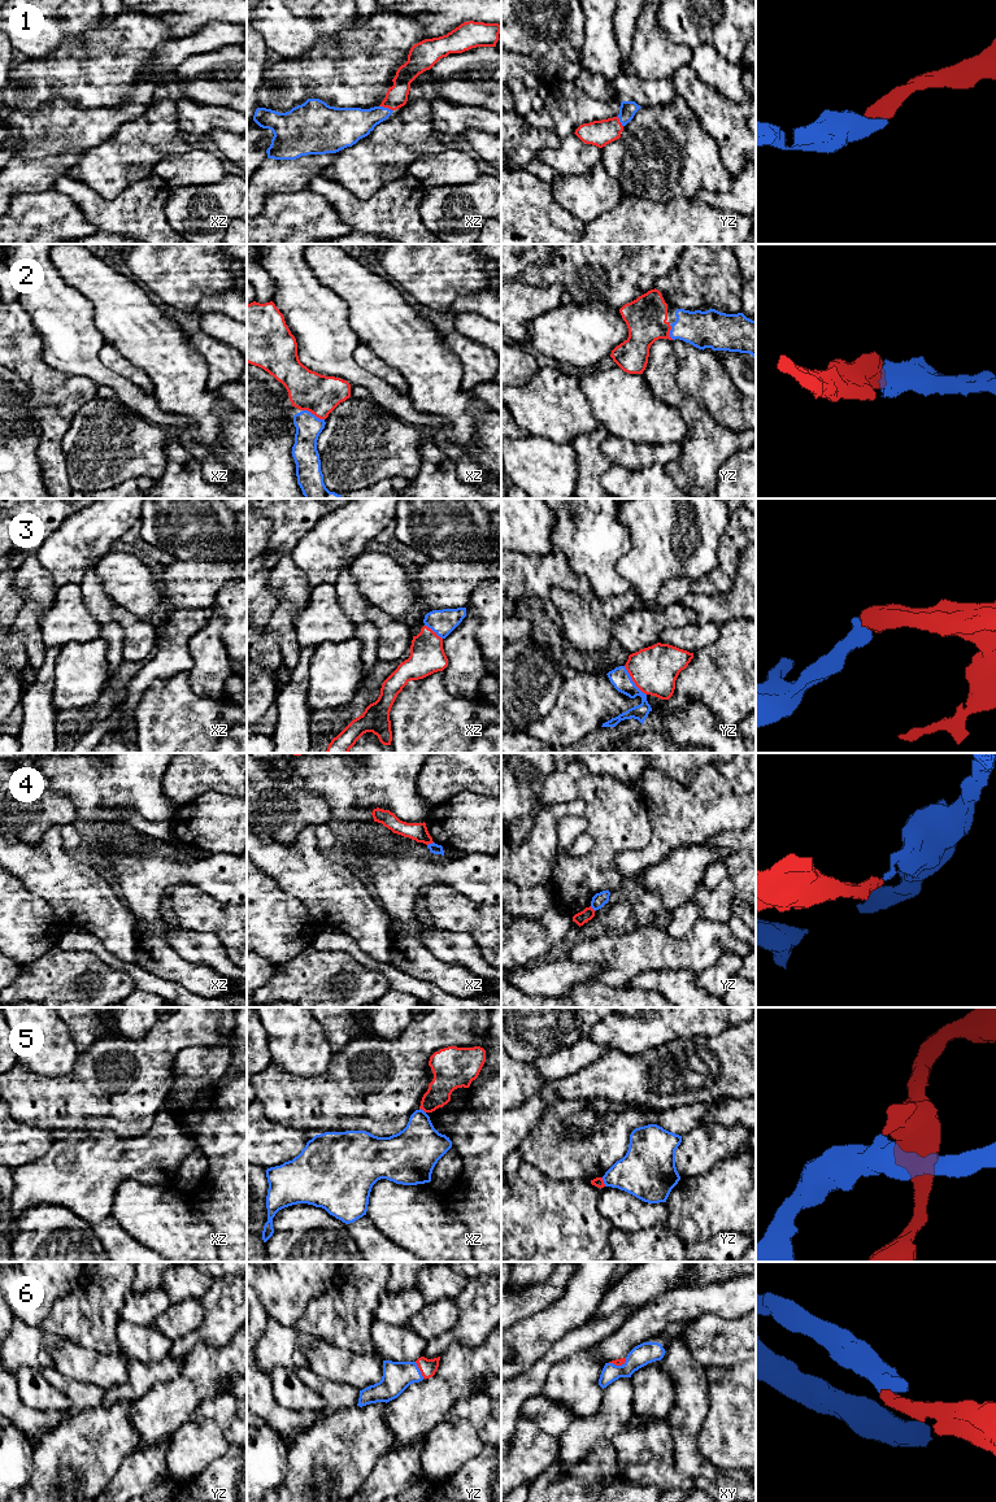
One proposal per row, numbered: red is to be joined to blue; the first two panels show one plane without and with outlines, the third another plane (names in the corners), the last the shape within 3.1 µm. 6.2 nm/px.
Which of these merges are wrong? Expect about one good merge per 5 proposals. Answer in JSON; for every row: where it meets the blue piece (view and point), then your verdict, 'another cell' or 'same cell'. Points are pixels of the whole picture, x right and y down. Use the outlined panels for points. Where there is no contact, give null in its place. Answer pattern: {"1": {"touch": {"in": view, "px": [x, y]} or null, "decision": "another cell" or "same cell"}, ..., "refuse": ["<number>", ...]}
{"1": {"touch": {"in": "xz", "px": [386, 108]}, "decision": "same cell"}, "2": {"touch": {"in": "xz", "px": [313, 414]}, "decision": "same cell"}, "3": {"touch": {"in": "yz", "px": [631, 680]}, "decision": "same cell"}, "4": {"touch": {"in": "xz", "px": [430, 844]}, "decision": "another cell"}, "5": {"touch": {"in": "yz", "px": [604, 1181]}, "decision": "another cell"}, "6": {"touch": {"in": "yz", "px": [418, 1370]}, "decision": "same cell"}, "refuse": ["4", "5"]}

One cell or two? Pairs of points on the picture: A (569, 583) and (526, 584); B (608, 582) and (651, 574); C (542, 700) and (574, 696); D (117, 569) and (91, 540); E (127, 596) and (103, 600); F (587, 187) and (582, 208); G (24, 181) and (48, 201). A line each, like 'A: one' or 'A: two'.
A: one
B: two
C: two
D: two
E: two
F: one
G: two

